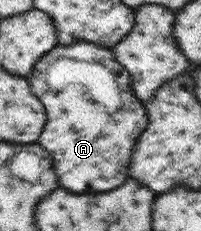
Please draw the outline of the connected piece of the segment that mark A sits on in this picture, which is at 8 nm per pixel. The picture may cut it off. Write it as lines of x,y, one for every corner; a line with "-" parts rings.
75,42
69,46
59,44
35,64
29,84
47,110
47,124
37,142
51,152
59,184
77,194
105,192
121,186
129,178
133,146
139,134
147,128
147,112
141,100
133,94
129,72
115,60
115,54
109,48
95,46
93,42

